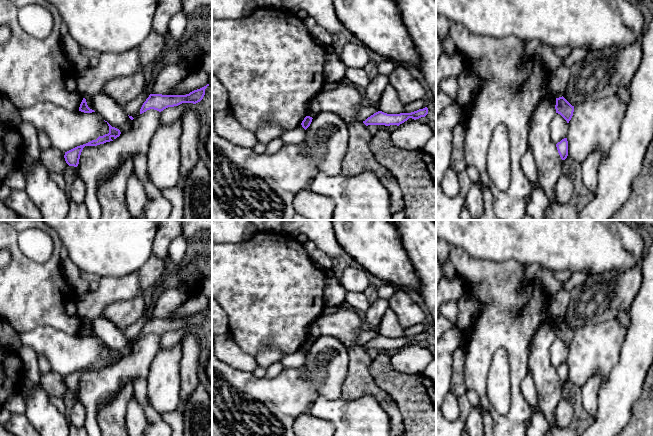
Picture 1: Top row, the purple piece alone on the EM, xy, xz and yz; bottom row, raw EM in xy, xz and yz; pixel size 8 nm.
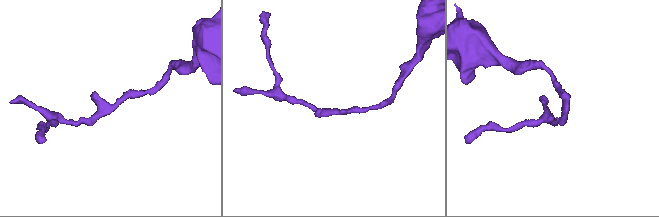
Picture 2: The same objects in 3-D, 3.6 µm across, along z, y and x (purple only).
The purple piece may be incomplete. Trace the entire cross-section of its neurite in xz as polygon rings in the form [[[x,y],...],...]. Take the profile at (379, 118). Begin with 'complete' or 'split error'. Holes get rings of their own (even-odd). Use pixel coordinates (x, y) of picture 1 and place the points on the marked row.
complete; [[[425,107],[423,109],[419,109],[417,111],[411,112],[411,113],[400,113],[400,114],[387,114],[382,111],[378,111],[368,117],[363,123],[368,125],[397,125],[404,123],[409,118],[412,118],[414,120],[419,119],[421,117],[425,117],[428,114],[428,108]]]

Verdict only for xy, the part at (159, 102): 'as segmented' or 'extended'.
as segmented

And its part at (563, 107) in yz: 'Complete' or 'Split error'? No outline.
Complete

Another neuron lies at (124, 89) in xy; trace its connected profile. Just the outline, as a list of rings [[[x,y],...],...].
[[[152,30],[150,35],[138,47],[142,69],[137,73],[113,78],[105,82],[100,92],[109,95],[121,106],[131,102],[141,95],[145,89],[143,68],[148,64],[154,63],[162,56],[169,44],[170,41],[167,36],[162,36]]]

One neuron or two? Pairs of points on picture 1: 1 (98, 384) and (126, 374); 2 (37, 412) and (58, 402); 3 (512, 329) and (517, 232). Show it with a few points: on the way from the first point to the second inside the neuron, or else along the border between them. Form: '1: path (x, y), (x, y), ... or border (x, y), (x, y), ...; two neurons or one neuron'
1: path (105, 383), (119, 374); one neuron
2: border (48, 397), (63, 413); two neurons
3: border (492, 260), (516, 260), (527, 265); two neurons

